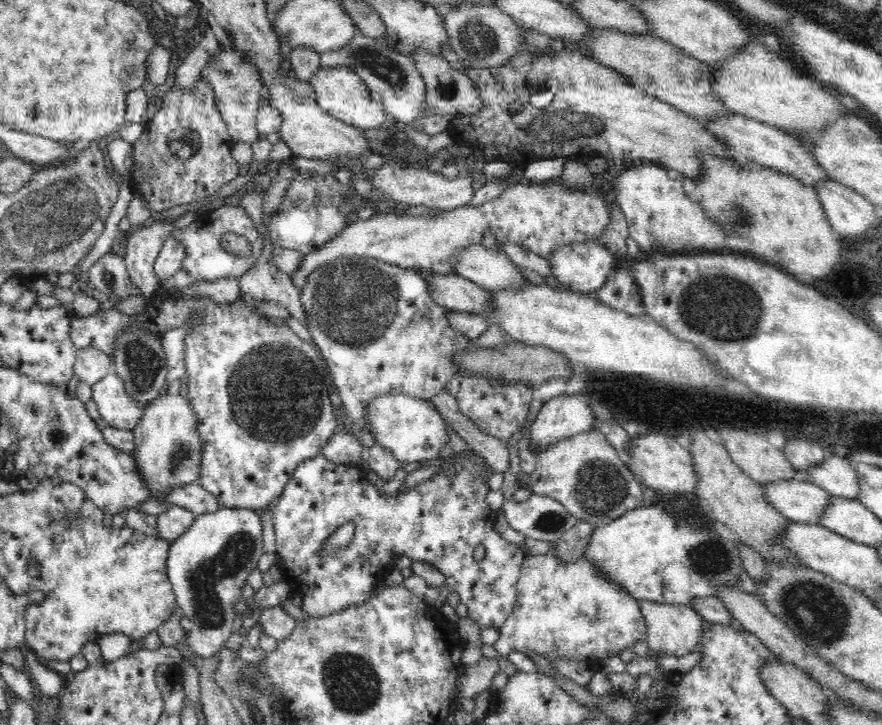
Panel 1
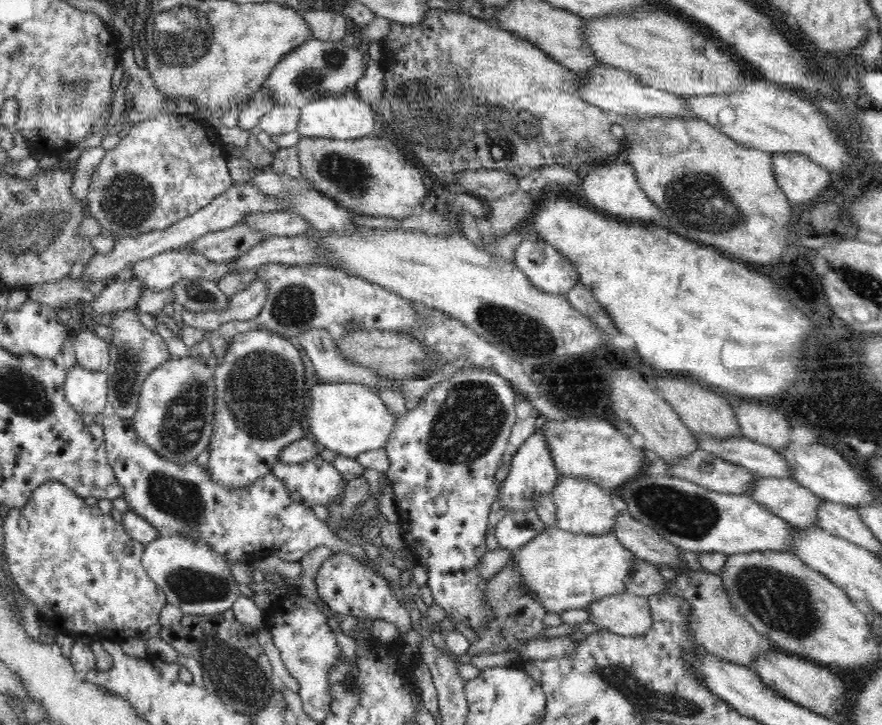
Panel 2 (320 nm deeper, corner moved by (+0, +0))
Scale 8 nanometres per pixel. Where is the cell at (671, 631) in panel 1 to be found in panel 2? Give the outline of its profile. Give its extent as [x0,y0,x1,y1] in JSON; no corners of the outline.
[582,593,652,636]

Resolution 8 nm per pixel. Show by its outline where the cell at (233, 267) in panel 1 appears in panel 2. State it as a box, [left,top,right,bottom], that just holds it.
[132,249,229,292]

